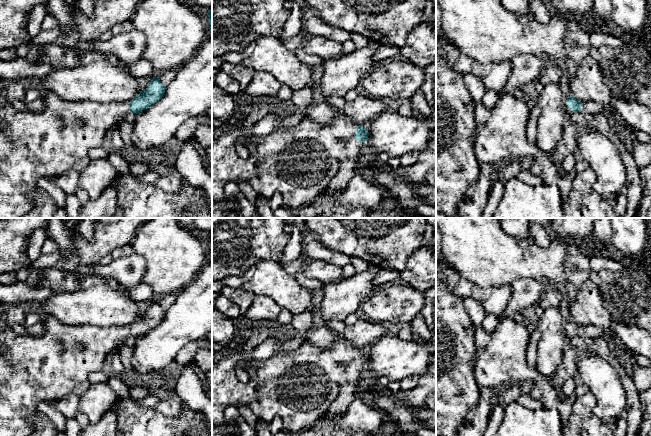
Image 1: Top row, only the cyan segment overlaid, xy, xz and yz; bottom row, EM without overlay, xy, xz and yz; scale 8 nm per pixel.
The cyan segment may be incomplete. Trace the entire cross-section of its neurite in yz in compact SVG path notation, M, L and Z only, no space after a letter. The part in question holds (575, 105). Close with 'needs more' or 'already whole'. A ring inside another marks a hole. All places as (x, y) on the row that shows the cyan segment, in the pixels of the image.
M570 95L564 102L564 111L567 115L573 112L580 112L585 115L601 113L604 106L600 103L588 101L580 102Z; needs more

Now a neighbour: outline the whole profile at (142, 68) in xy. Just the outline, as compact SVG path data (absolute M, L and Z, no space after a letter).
M143 58L129 64L129 67L132 75L135 76L136 78L140 78L140 77L153 78L157 73L154 70L152 64Z

